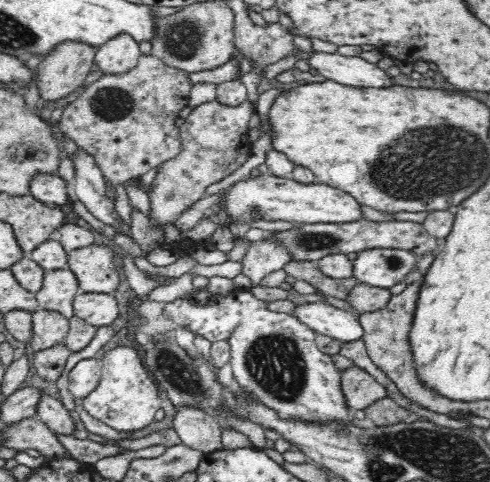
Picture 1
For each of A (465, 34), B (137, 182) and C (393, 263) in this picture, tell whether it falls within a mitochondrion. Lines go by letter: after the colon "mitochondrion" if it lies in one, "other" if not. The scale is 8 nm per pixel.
A: mitochondrion
B: other
C: mitochondrion

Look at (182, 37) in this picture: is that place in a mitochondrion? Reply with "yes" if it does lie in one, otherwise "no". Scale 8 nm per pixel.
yes

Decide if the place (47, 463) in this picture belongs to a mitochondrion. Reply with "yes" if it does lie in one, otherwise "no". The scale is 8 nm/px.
no

